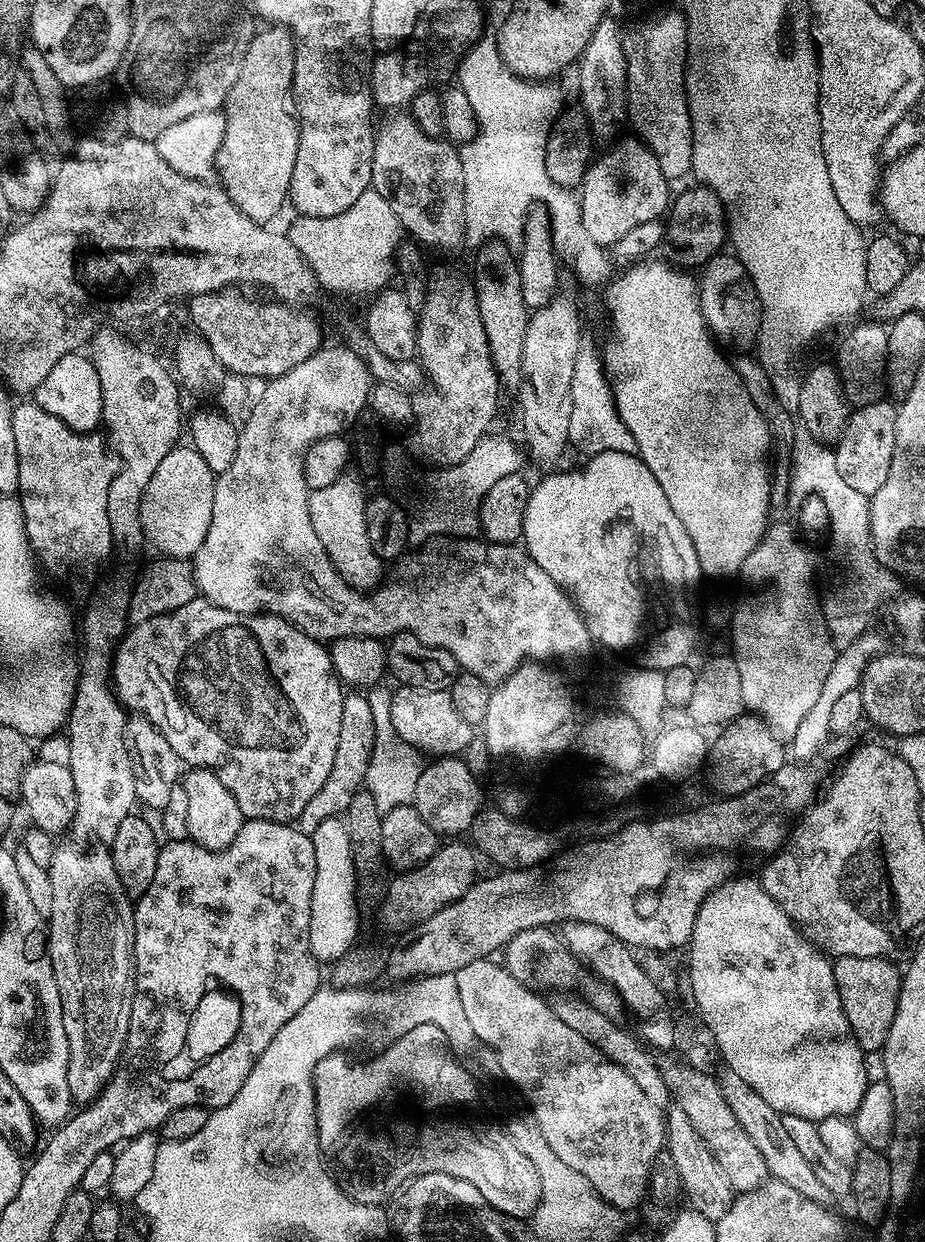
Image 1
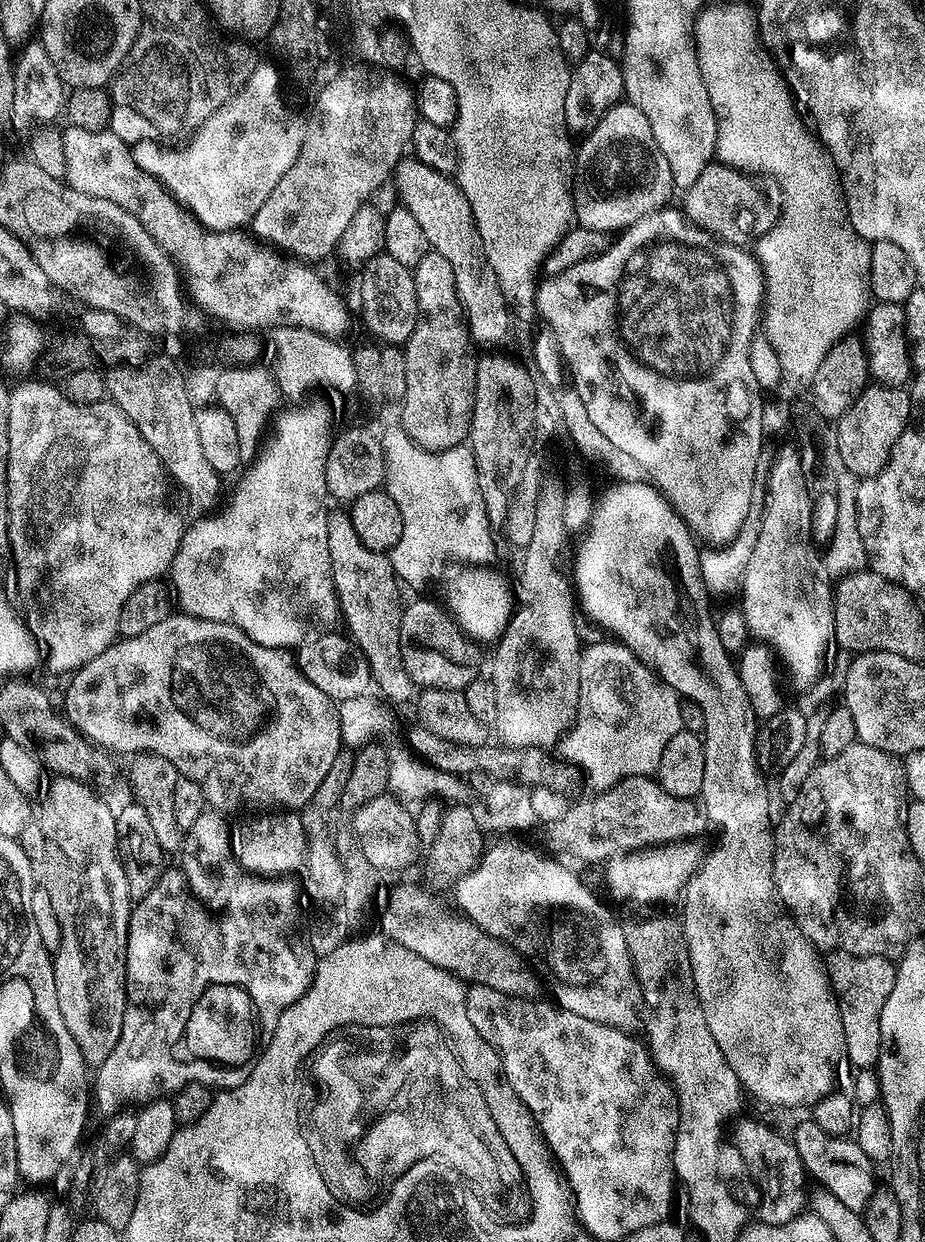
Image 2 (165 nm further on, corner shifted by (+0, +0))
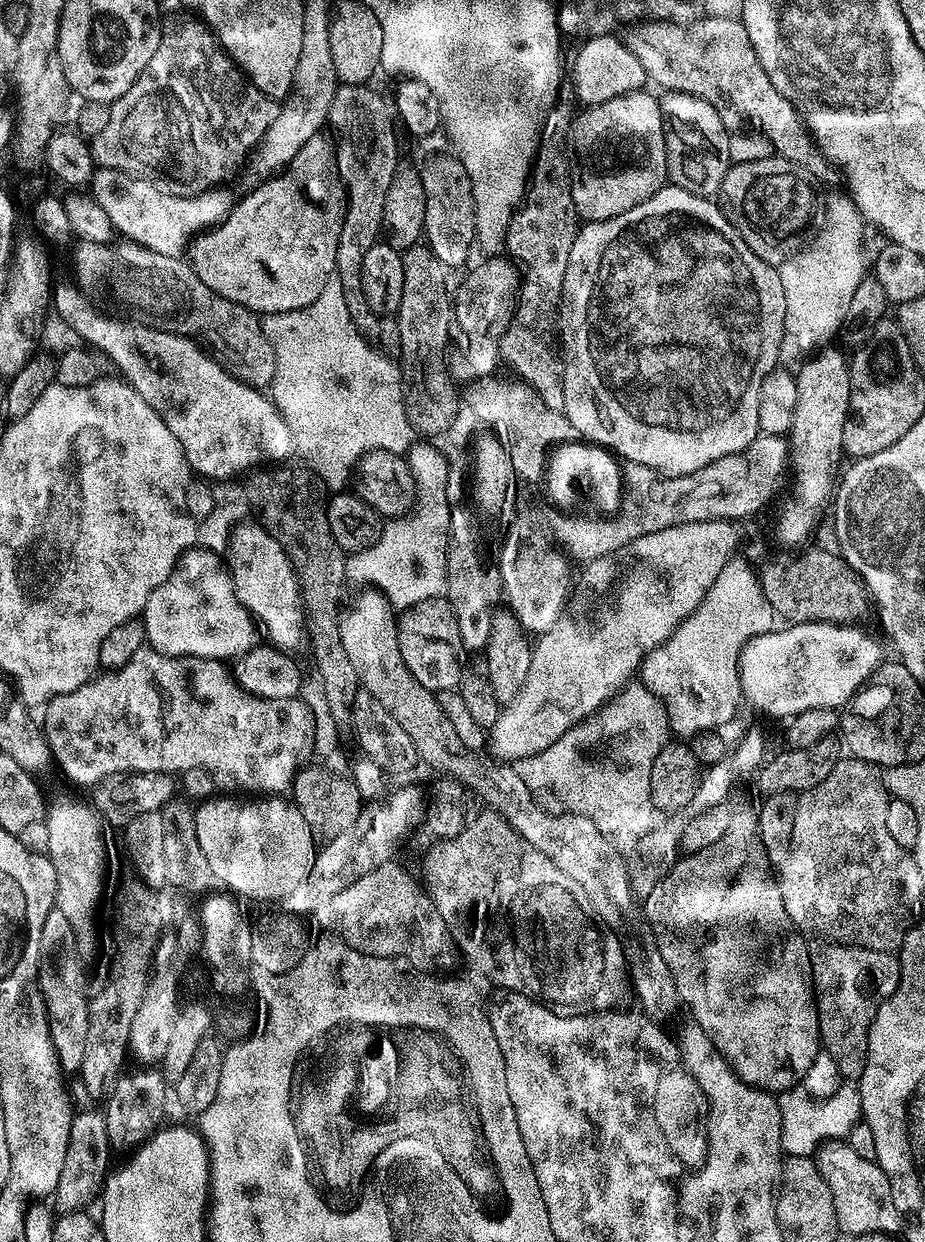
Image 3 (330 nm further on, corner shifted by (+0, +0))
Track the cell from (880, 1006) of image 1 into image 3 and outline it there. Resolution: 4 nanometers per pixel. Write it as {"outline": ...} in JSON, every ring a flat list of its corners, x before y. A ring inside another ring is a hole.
{"outline":[[827,938,809,939,808,953,823,1051,834,1058,845,1081,859,1082,866,1070,870,1026,882,1002,886,1002,898,986,900,961,890,952,841,944]]}

